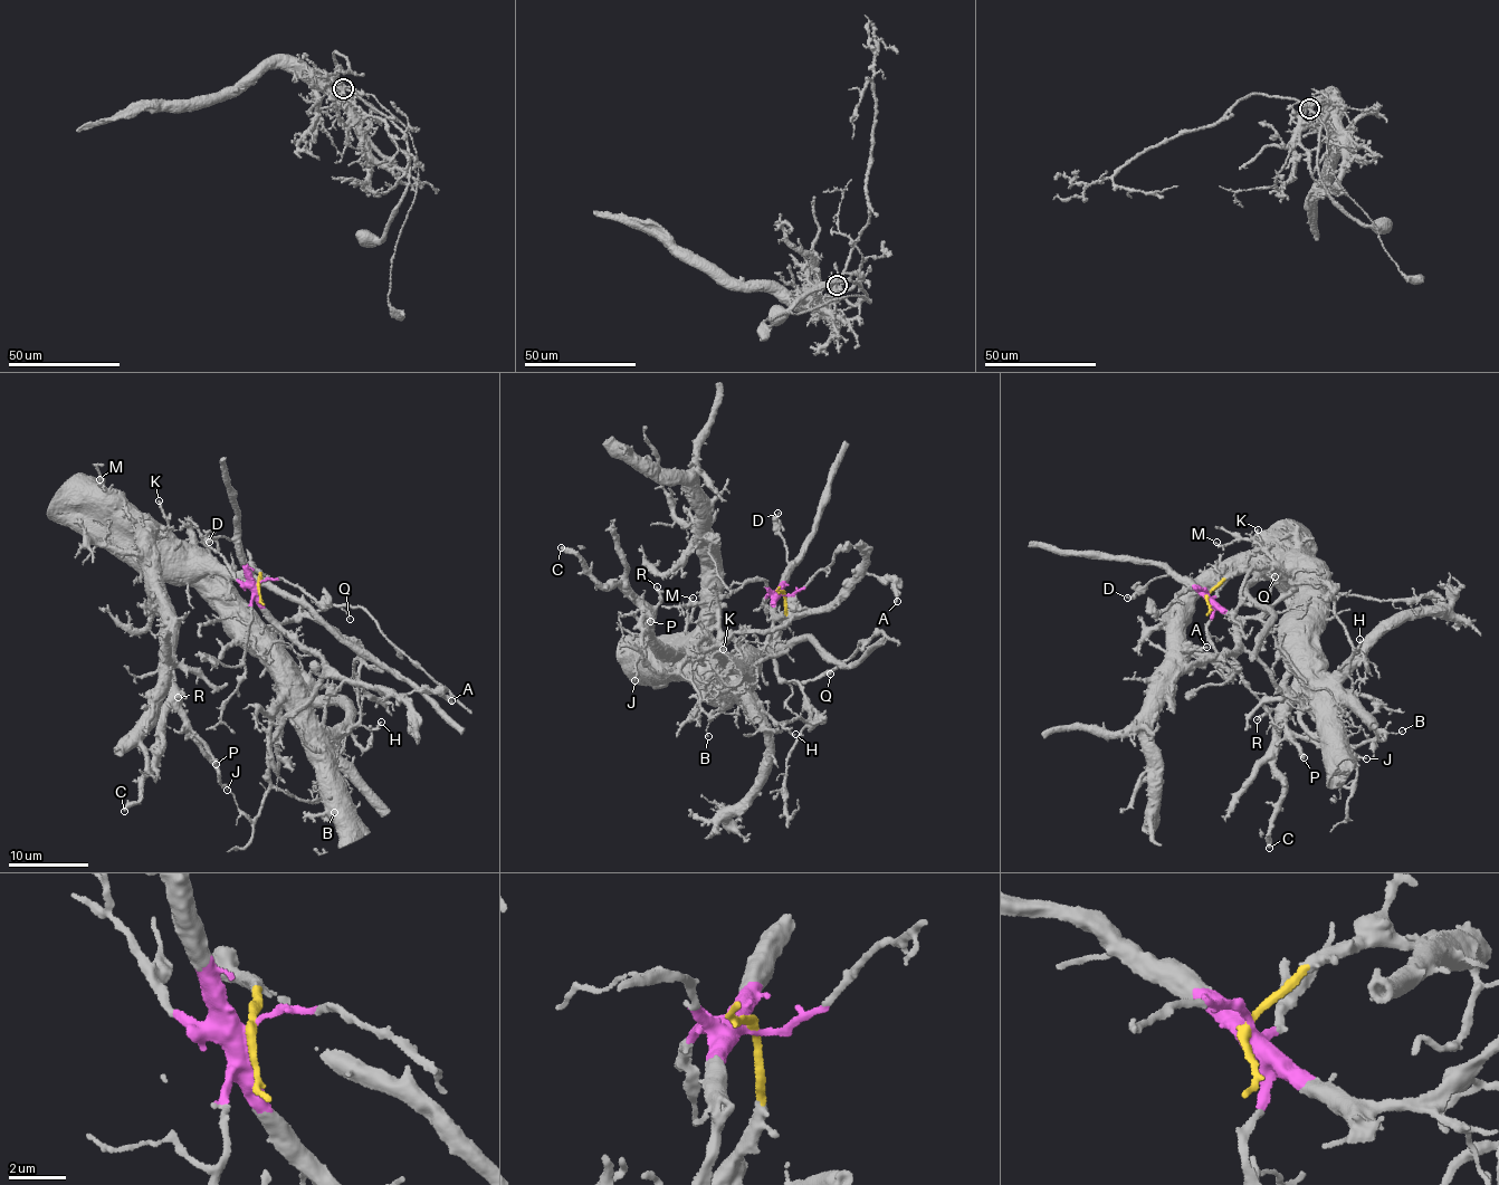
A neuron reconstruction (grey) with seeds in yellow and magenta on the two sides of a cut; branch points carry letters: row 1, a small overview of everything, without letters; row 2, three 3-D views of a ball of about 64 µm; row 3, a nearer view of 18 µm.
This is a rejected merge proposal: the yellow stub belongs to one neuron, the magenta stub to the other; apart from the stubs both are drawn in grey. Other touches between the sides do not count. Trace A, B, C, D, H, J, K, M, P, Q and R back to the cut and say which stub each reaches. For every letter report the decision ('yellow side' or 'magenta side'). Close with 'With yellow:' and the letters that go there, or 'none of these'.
A: magenta side
B: magenta side
C: yellow side
D: magenta side
H: magenta side
J: yellow side
K: yellow side
M: yellow side
P: yellow side
Q: magenta side
R: yellow side
With yellow: C, J, K, M, P, R

